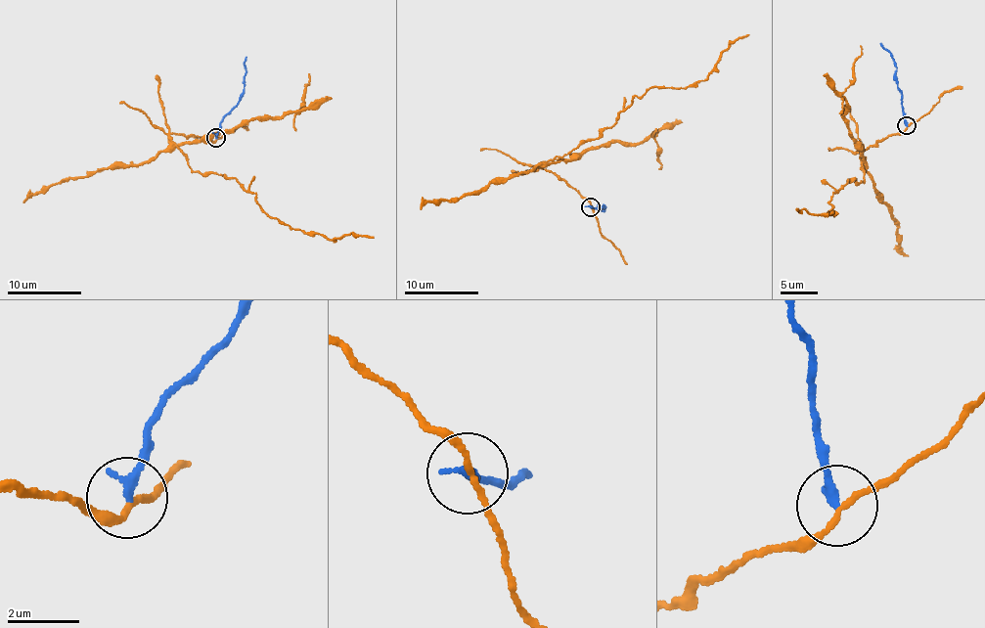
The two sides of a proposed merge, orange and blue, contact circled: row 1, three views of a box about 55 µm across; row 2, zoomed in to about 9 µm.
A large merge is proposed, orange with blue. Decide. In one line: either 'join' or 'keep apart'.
keep apart

